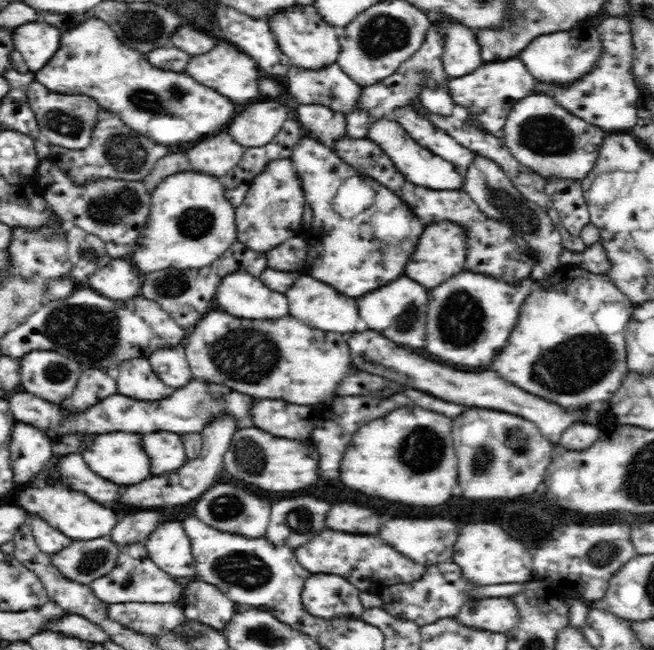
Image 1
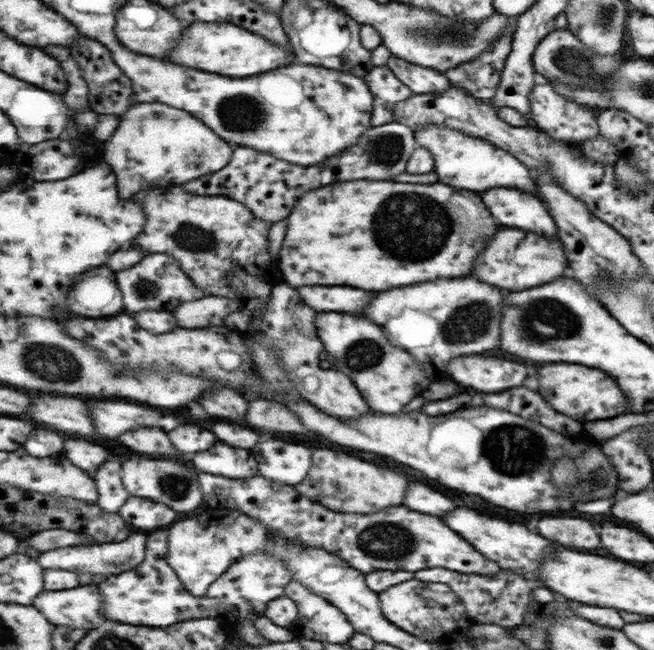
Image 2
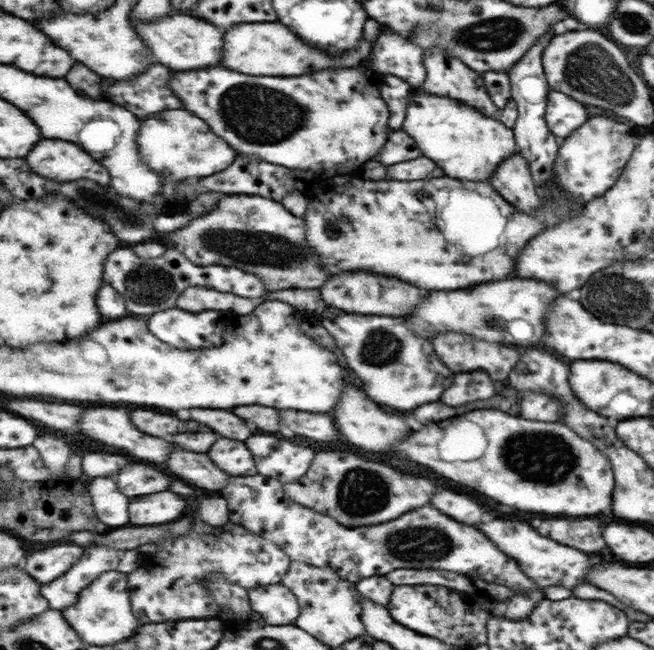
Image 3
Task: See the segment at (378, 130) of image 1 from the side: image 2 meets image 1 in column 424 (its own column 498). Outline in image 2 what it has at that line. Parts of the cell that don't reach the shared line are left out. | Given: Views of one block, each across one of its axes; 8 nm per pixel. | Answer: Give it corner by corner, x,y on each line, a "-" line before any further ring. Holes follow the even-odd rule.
428,124
413,130
414,140
417,145
426,148
433,157
434,167
432,170
437,174
439,183
451,188
461,190
483,190
501,188
516,188
525,190
535,197
540,192
532,179
531,172
519,162
514,155
490,142
474,136
467,136
458,130
447,128
442,124

